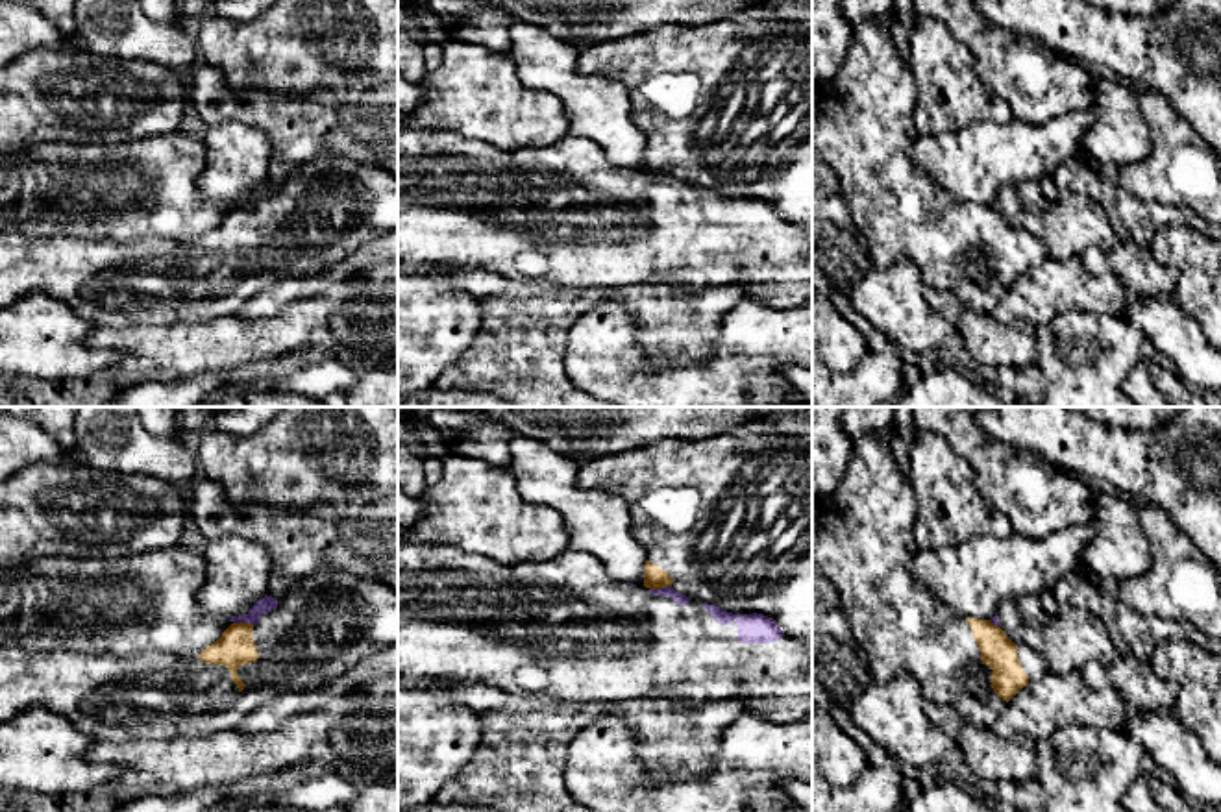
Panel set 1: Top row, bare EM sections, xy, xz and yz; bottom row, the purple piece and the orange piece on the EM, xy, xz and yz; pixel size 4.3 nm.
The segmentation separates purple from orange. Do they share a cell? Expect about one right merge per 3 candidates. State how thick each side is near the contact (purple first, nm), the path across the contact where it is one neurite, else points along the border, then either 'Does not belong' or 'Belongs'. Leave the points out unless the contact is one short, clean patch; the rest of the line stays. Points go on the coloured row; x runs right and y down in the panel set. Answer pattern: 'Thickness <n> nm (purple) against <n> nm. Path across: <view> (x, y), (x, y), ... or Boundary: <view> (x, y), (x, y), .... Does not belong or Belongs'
Thickness 50 nm (purple) against 100 nm. Boundary: xz (670, 585), (650, 589). Does not belong

